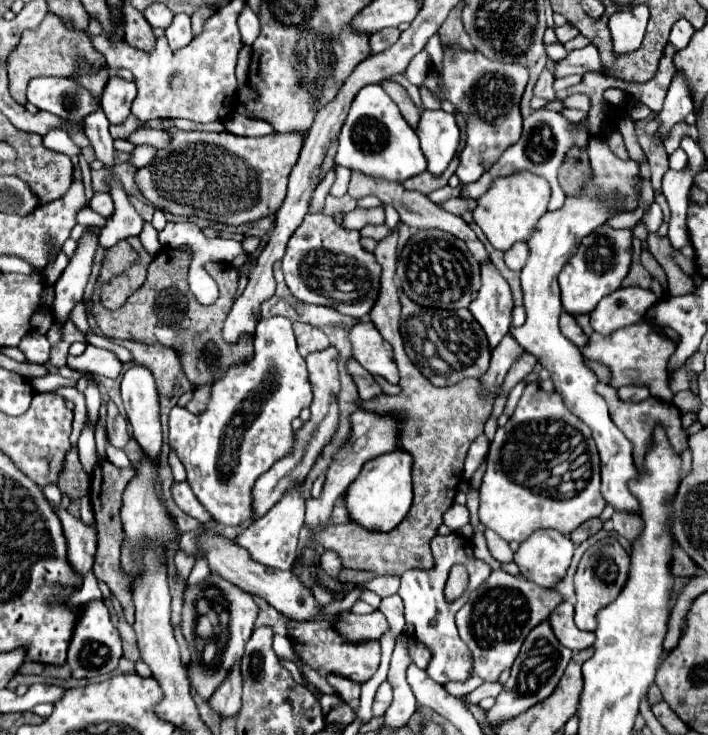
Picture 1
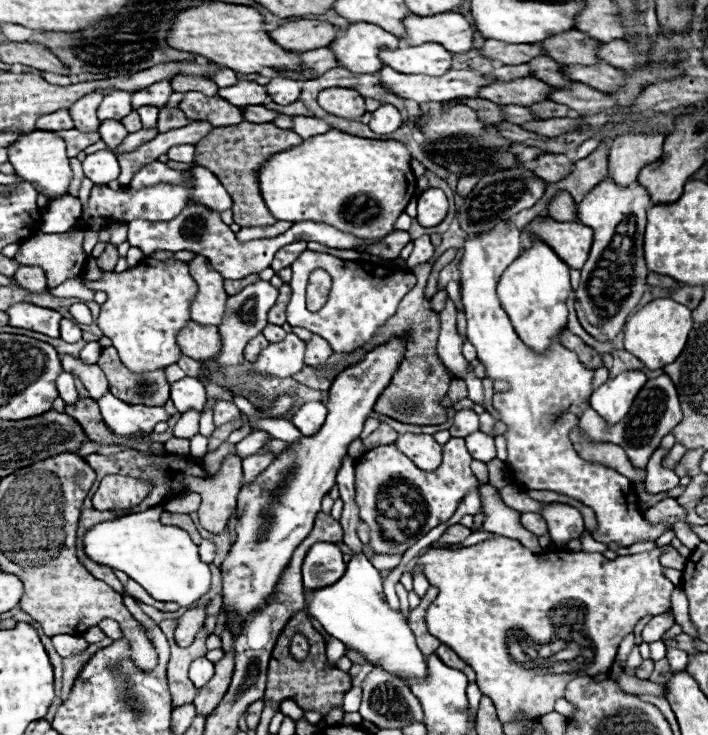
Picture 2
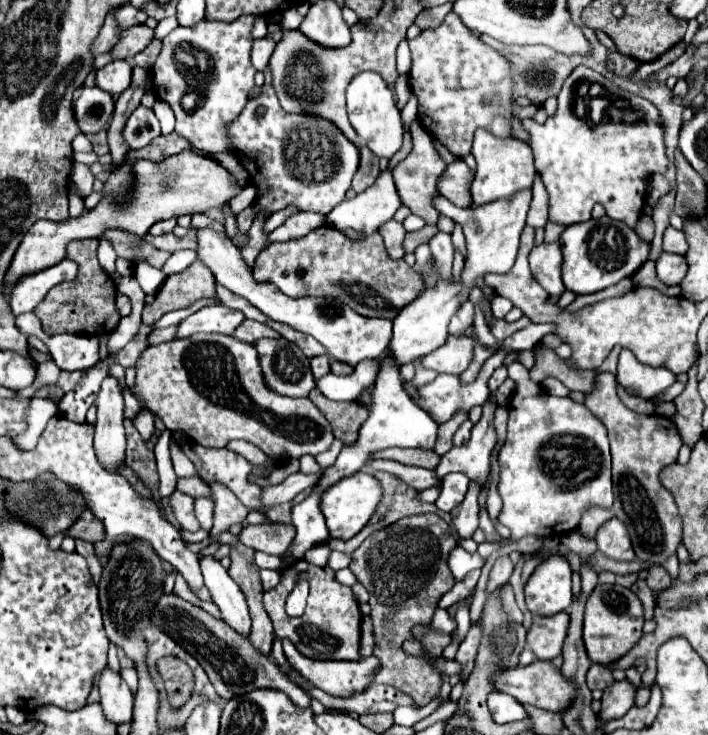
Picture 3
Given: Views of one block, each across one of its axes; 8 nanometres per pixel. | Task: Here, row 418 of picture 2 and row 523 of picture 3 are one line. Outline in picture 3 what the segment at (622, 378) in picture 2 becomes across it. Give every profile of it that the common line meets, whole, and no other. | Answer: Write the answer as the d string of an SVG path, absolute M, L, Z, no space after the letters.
M612 518L598 528L596 544L598 544L598 550L608 558L614 558L614 560L634 560L636 558L632 544L630 544L628 530L618 518Z

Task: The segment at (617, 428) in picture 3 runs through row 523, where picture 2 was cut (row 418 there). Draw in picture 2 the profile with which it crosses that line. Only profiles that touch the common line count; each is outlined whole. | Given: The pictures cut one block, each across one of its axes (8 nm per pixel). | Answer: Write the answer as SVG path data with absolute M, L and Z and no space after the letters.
M662 374L654 380L648 380L644 384L644 388L638 392L630 412L626 414L624 420L616 422L616 424L606 424L606 420L596 414L592 408L584 410L584 414L580 416L580 434L584 438L588 438L590 442L594 444L604 444L604 442L610 442L610 444L618 444L626 450L630 462L636 466L636 468L646 468L646 462L648 458L652 456L652 452L660 446L660 440L672 432L672 428L682 420L682 410L680 410L680 402L678 402L678 392L672 384L672 380Z

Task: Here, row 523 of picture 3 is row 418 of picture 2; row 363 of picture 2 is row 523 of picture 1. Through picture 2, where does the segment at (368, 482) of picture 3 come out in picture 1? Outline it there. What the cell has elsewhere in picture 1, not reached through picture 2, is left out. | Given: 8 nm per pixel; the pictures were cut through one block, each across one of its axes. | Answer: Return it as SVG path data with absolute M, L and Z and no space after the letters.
M394 450L364 464L360 476L346 490L346 506L354 522L368 530L388 532L396 528L412 506L412 456L406 450Z

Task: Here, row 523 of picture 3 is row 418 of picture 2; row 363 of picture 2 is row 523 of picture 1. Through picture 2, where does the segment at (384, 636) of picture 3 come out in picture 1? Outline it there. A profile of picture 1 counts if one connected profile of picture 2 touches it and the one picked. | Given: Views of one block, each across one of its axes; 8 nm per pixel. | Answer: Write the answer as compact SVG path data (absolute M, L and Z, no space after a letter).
M394 228L390 232L390 236L386 236L384 240L378 242L374 256L378 260L378 264L382 266L382 276L380 276L380 294L378 300L374 304L374 308L370 310L370 320L378 326L380 334L394 346L394 358L400 370L400 386L402 386L402 394L398 396L378 396L374 400L362 402L362 408L372 410L372 412L400 412L404 422L402 422L402 432L400 432L400 448L404 448L406 452L412 454L414 458L414 468L412 468L412 480L414 480L414 504L410 508L410 514L390 532L372 532L366 530L364 526L356 524L356 522L348 522L342 526L326 526L320 534L318 534L318 542L326 548L326 550L334 550L340 554L344 568L356 568L356 570L372 570L374 574L402 574L408 568L430 568L432 566L432 554L430 554L430 540L436 534L438 526L442 524L442 514L452 506L454 502L454 494L456 494L456 486L462 480L462 468L464 468L464 458L466 452L470 448L470 444L474 442L476 436L480 436L484 432L484 422L488 420L488 416L492 414L494 408L494 400L500 394L508 394L524 376L528 376L536 364L536 358L532 358L528 352L524 352L508 370L506 380L500 388L498 394L480 394L480 380L476 378L464 378L462 382L454 384L454 386L446 386L446 388L438 388L434 384L430 384L428 378L424 378L420 374L420 370L408 360L404 346L402 346L402 336L400 336L400 302L396 286L394 286L394 272L396 272L396 242L398 242L398 228Z

